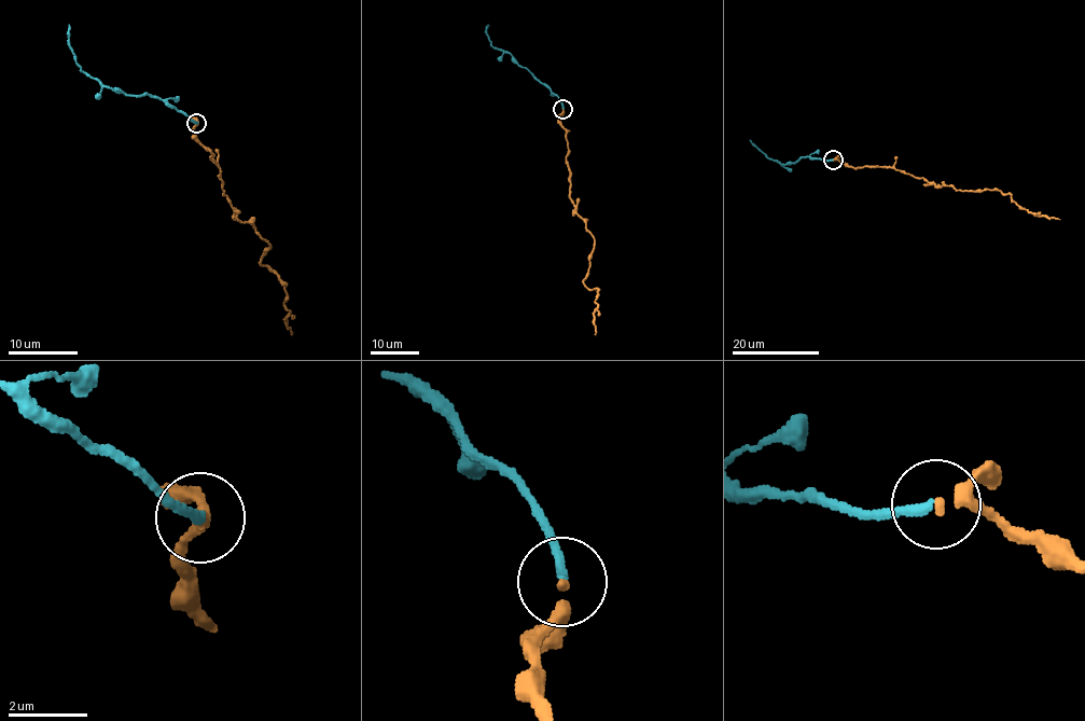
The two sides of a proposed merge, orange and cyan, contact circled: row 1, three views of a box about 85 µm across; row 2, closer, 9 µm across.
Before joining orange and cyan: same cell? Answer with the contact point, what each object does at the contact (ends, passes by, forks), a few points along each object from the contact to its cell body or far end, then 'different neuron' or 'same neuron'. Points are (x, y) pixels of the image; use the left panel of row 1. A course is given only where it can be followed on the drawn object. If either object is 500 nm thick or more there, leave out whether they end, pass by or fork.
place (196, 123); orange passes by; cyan ends; course orange (197, 123), (198, 141), (212, 152), (234, 213), (269, 244), (261, 264), (287, 283), (283, 304), (290, 334); course cyan (197, 123), (151, 94), (111, 89), (85, 75), (69, 44), (69, 24); same neuron

